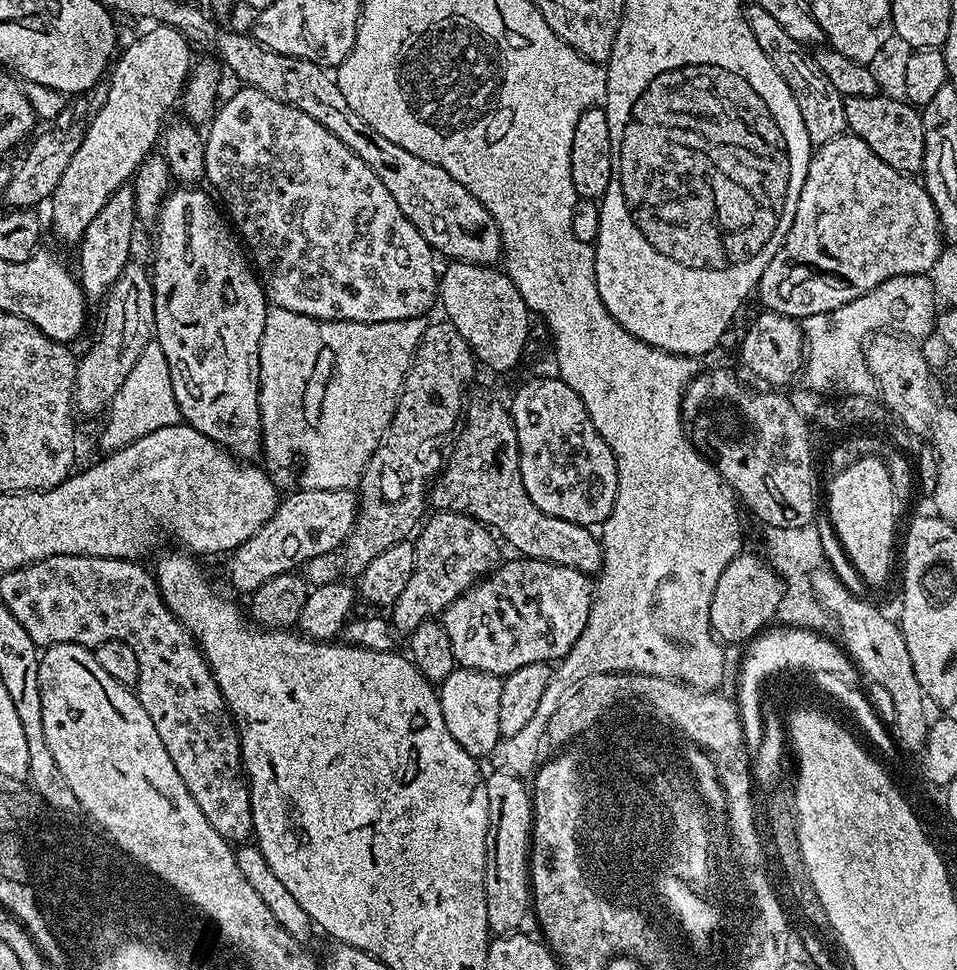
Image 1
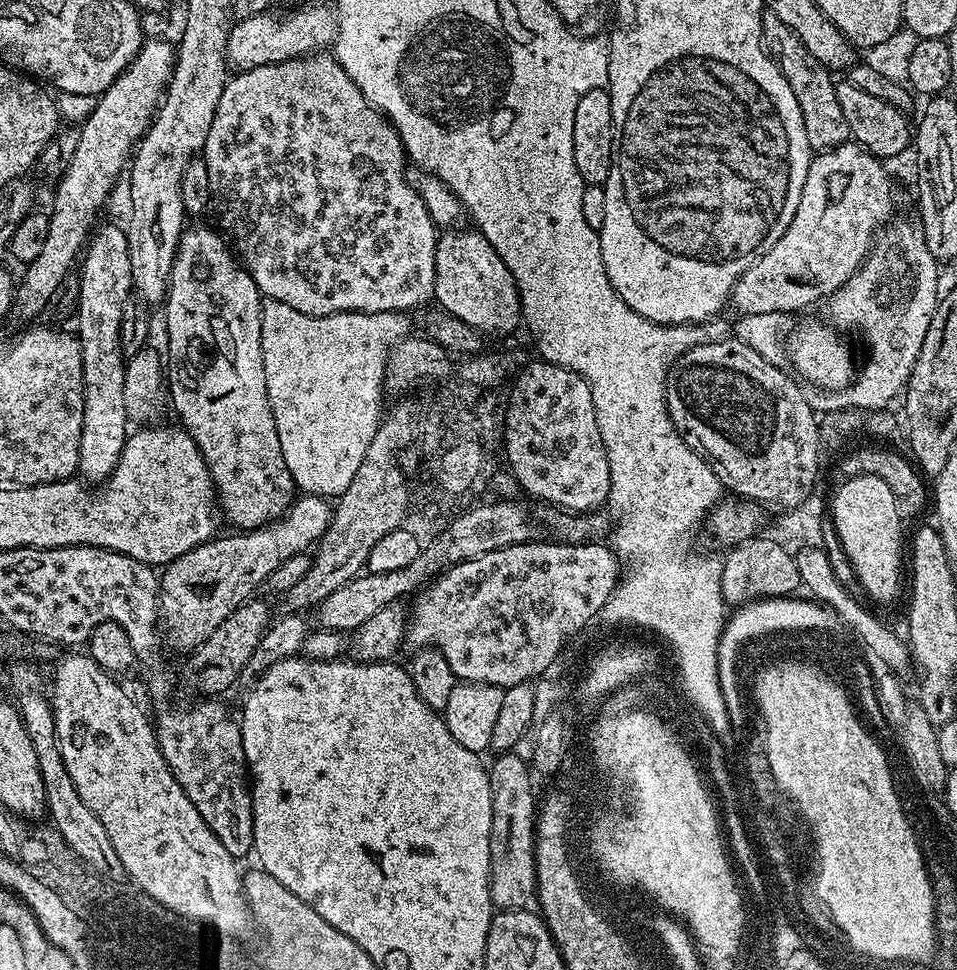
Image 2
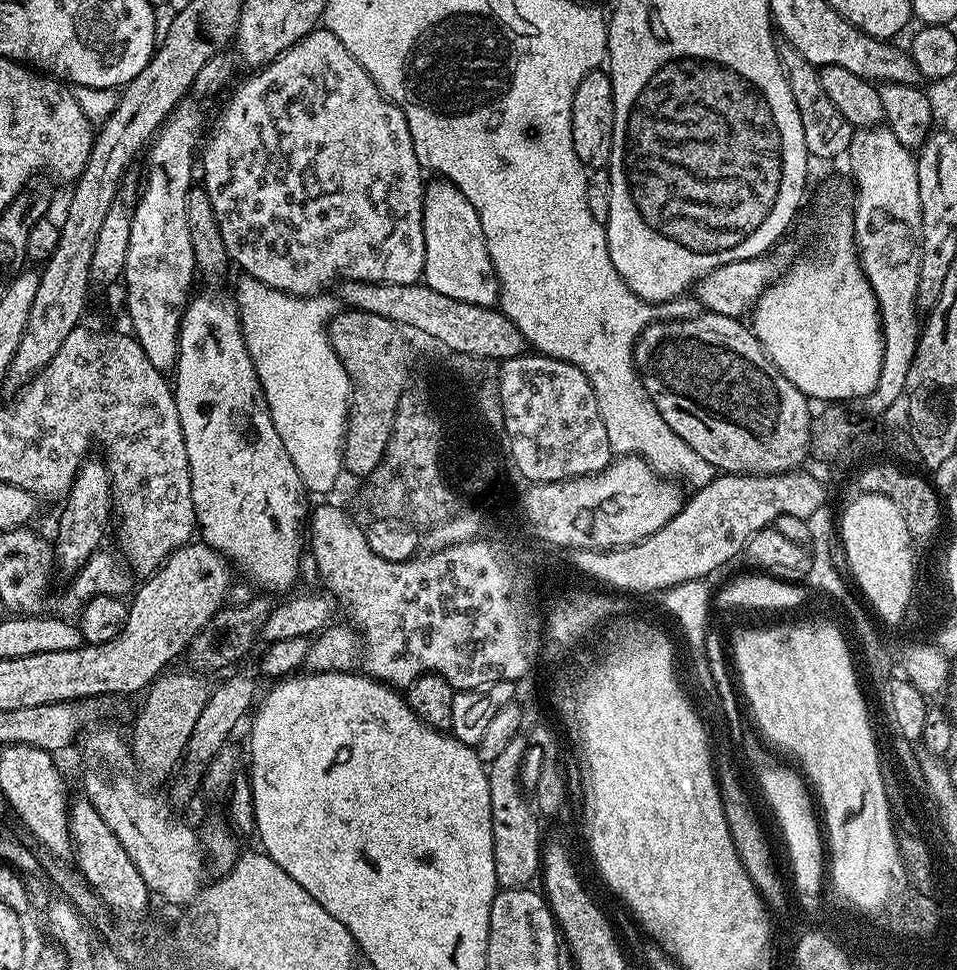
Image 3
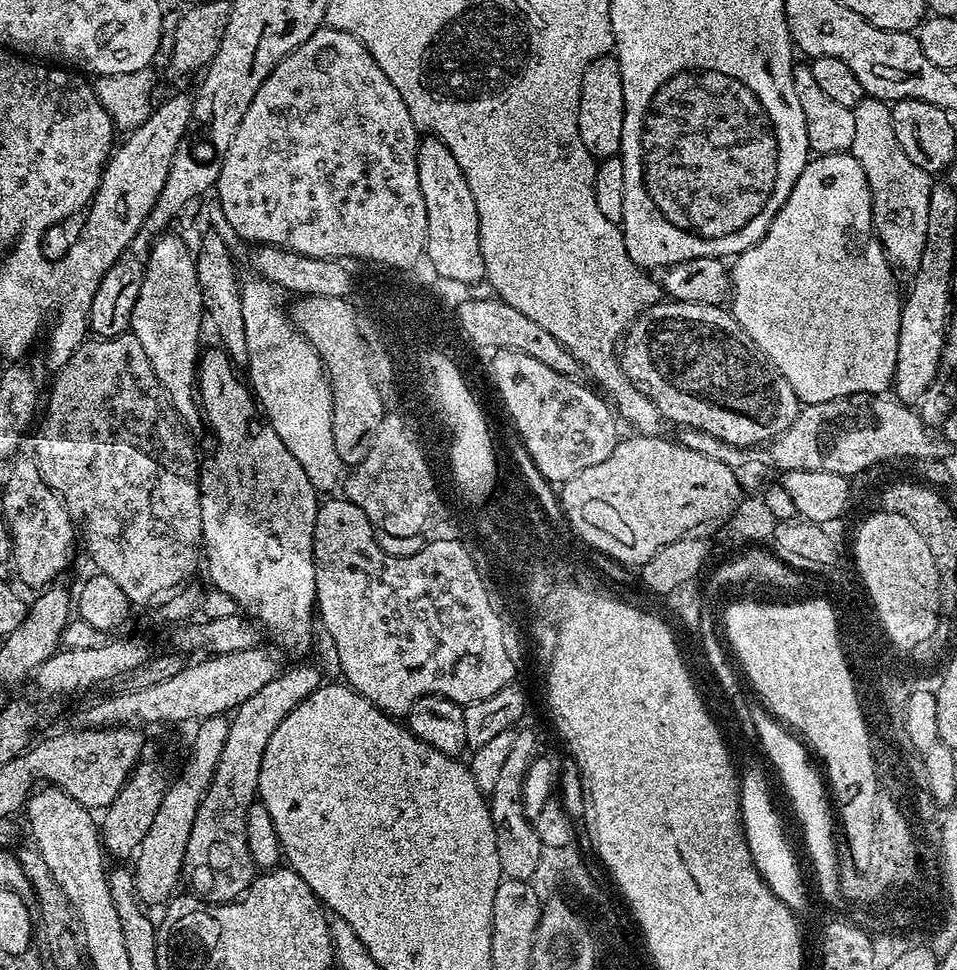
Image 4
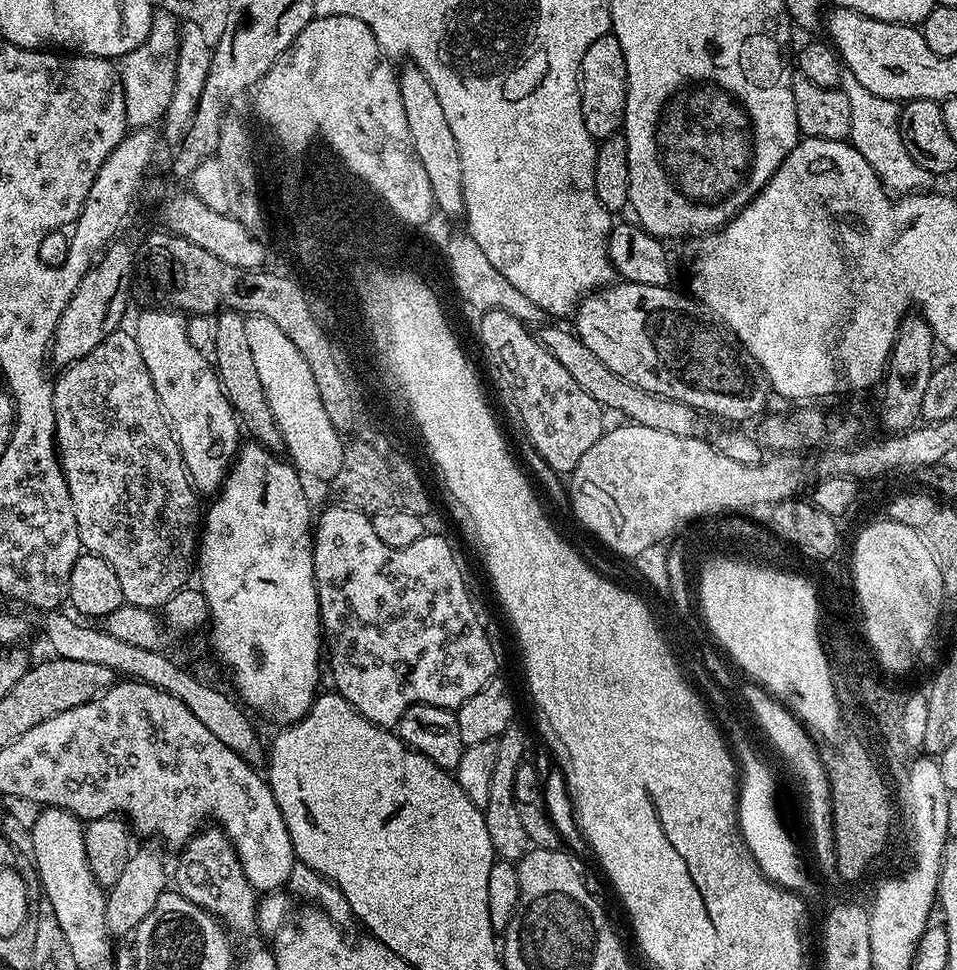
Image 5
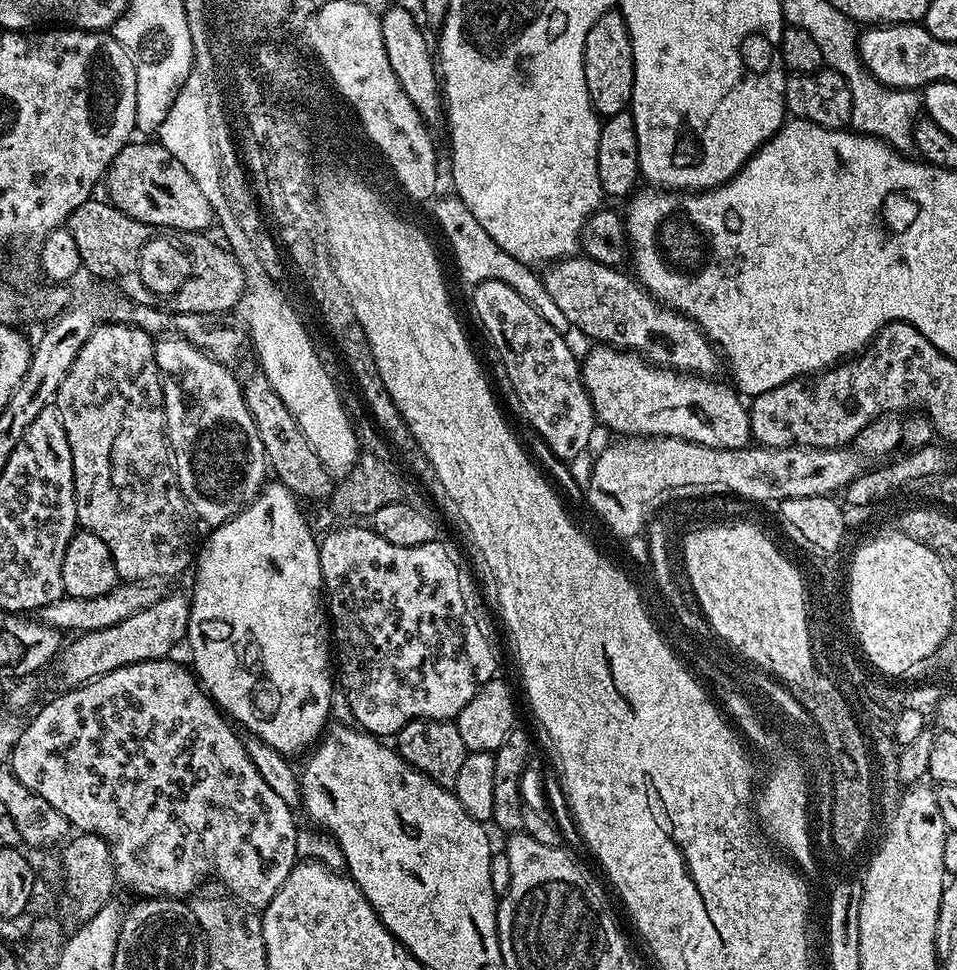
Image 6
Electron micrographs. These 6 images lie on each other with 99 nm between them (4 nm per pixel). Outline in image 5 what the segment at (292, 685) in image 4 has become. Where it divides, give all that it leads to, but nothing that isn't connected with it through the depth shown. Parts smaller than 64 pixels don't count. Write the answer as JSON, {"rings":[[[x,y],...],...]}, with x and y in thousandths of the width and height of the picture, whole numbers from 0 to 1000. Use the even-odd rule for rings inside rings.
{"rings":[[[229,852],[210,854],[192,871],[187,882],[188,896],[184,899],[183,919],[225,944],[239,962],[269,960],[270,921],[261,913],[253,897],[253,889],[233,854]]]}

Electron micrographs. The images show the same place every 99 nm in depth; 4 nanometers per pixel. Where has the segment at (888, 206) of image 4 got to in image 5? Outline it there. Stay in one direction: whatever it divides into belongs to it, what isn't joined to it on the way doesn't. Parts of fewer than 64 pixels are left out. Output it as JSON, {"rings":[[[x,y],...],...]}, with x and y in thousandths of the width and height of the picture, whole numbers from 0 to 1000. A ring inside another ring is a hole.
{"rings":[[[885,72],[879,73],[877,90],[888,101],[888,138],[886,144],[909,167],[913,179],[917,179],[924,193],[932,200],[952,200],[969,195],[970,189],[975,189],[976,182],[951,159],[947,159],[947,151],[943,151],[943,138],[940,137],[940,112],[941,108],[930,101],[917,101],[917,97],[909,97],[892,76]]]}

